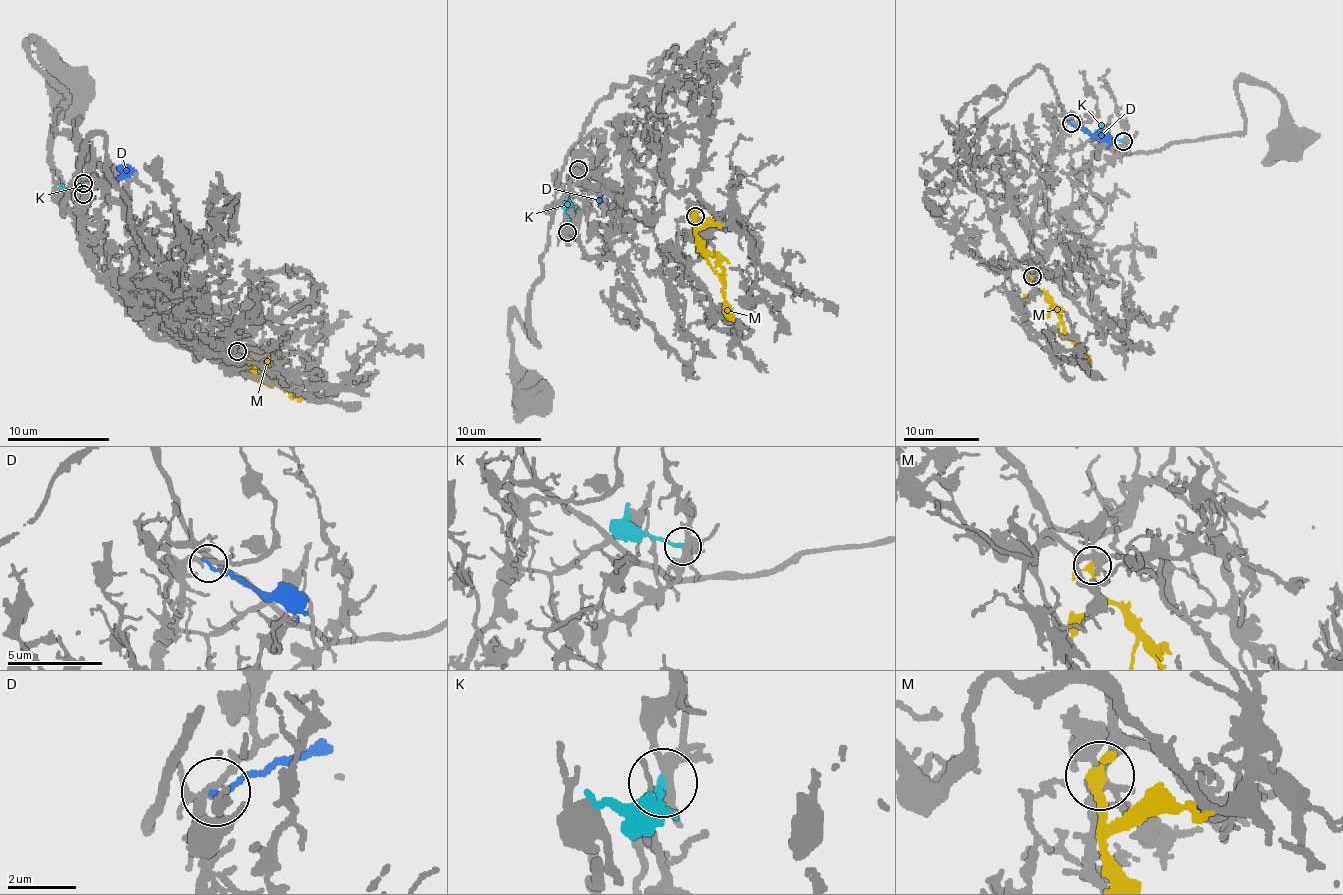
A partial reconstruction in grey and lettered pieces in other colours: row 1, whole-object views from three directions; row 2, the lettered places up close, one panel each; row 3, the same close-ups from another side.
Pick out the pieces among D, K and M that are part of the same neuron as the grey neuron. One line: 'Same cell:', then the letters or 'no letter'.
Same cell: M

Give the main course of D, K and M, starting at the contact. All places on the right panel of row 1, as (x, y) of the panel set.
D: (1071, 123), (1110, 144)
K: (1123, 141), (1108, 137), (1101, 130), (1102, 123)
M: (1033, 276), (1033, 283), (1046, 293), (1068, 337), (1090, 363)

